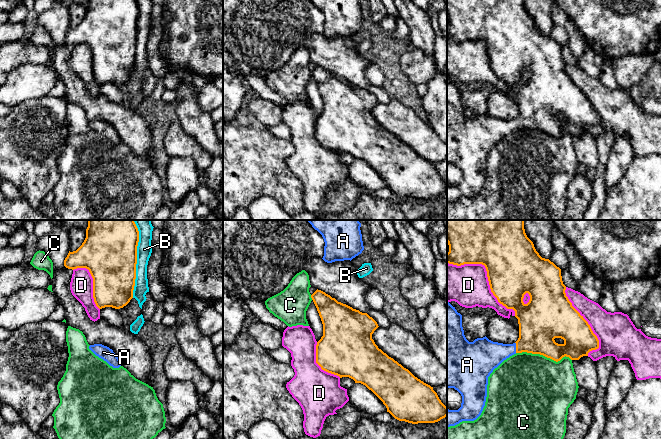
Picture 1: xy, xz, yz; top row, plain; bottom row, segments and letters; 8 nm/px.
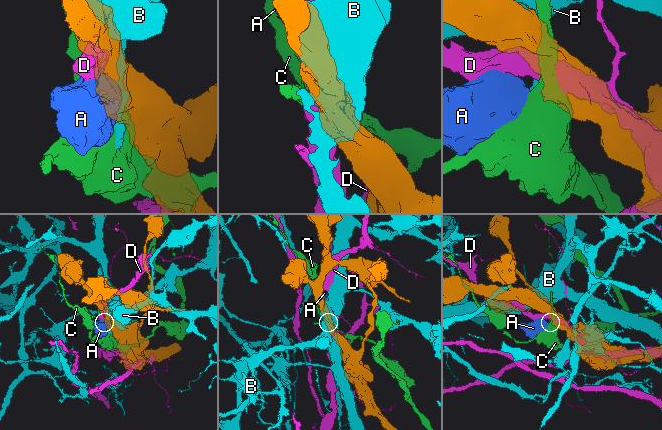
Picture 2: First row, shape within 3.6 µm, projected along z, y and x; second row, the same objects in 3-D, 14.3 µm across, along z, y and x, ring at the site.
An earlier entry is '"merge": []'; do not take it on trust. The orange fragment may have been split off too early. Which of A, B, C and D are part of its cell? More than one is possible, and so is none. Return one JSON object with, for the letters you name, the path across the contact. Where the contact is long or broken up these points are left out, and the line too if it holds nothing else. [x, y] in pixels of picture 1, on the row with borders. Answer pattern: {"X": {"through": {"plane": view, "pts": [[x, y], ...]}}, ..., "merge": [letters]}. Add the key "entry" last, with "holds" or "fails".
{"A": {"through": {"plane": "yz", "pts": [[538, 325], [516, 347], [486, 355]]}}, "merge": ["A"], "entry": "fails"}

